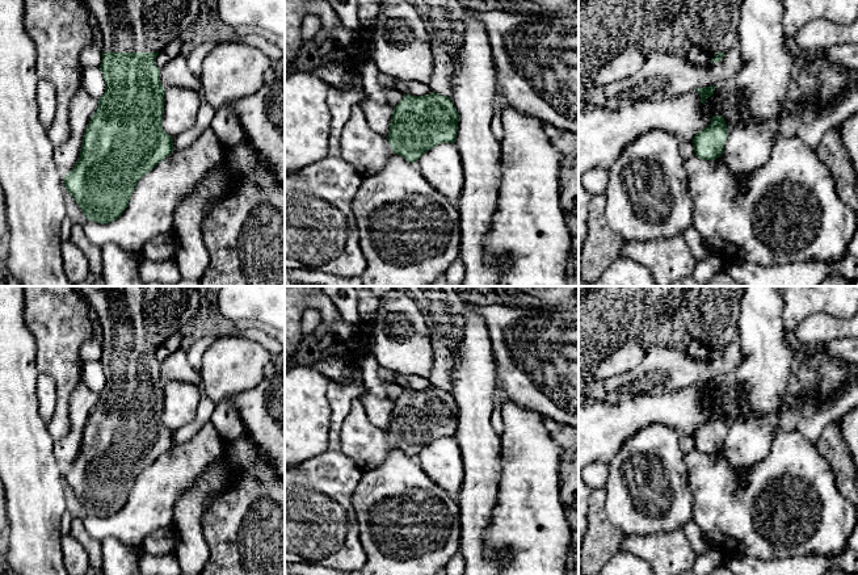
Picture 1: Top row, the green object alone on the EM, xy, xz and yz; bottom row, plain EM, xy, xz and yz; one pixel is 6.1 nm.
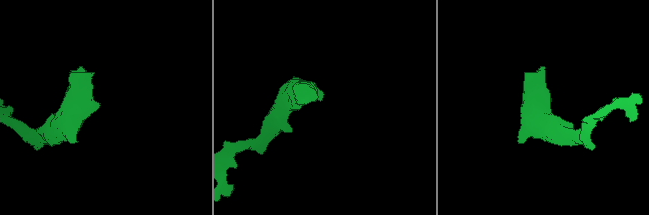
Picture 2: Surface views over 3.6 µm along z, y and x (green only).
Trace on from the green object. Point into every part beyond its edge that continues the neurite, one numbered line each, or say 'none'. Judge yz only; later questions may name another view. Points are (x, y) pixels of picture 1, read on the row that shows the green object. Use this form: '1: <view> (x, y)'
1: yz (710, 24)

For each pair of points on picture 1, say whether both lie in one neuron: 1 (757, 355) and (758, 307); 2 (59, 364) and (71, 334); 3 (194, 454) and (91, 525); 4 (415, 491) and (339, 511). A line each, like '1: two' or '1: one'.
1: one
2: one
3: one
4: two

